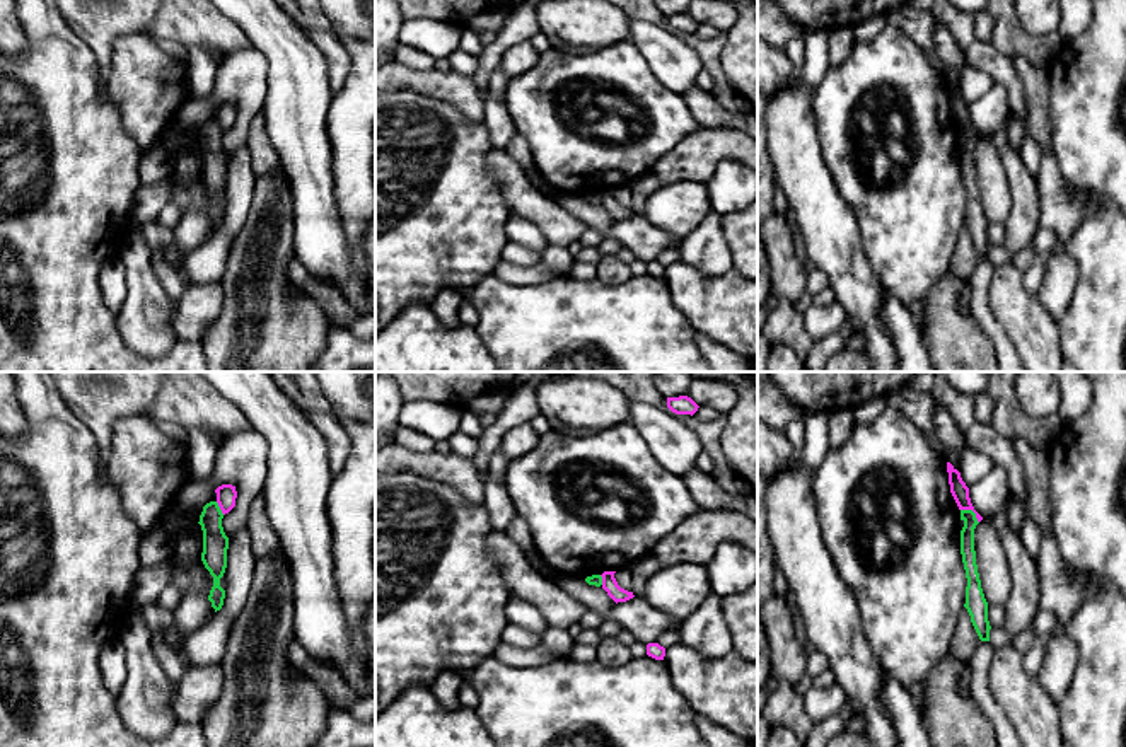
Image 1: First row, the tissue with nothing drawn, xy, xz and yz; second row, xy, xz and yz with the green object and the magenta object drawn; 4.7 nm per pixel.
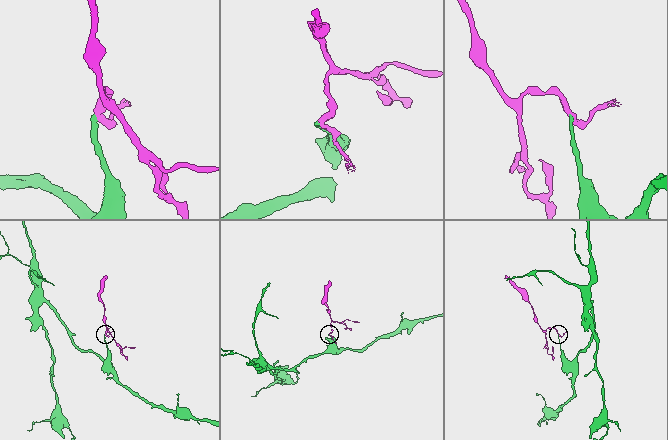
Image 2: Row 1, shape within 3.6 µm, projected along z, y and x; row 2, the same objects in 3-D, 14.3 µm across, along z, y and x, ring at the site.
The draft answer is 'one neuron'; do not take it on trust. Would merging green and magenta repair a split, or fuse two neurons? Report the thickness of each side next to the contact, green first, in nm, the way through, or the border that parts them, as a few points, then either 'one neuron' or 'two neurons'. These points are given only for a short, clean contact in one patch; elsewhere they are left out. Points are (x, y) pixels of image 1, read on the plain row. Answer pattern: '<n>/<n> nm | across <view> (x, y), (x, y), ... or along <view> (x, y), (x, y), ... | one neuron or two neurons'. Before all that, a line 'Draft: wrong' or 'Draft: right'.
Draft: wrong
70/80 nm | along yz (961, 127), (969, 127), (978, 140) | two neurons

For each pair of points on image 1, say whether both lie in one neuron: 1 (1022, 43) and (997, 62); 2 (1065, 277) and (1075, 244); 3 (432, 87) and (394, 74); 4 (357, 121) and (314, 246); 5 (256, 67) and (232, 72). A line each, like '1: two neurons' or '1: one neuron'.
1: two neurons
2: two neurons
3: one neuron
4: two neurons
5: one neuron

